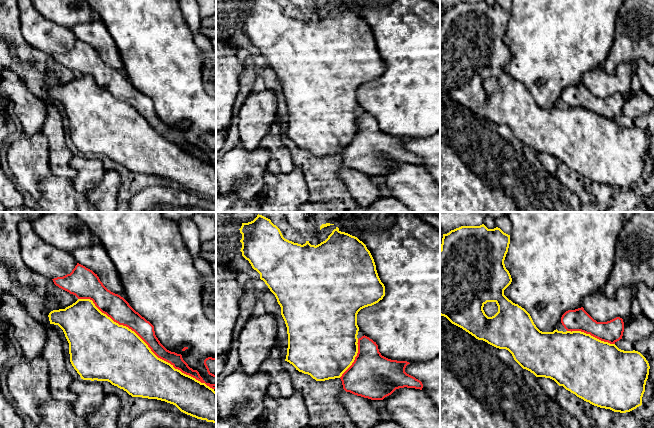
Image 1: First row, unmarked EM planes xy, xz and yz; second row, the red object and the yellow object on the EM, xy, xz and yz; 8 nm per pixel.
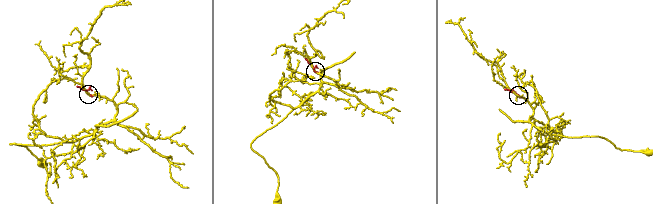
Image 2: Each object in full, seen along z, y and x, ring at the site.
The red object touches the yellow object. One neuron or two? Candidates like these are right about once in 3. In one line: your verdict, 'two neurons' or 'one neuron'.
two neurons

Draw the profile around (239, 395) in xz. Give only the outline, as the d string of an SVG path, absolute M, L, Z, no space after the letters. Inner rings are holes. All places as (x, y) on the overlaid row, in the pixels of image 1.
M241 369L216 382L216 406L219 418L234 417L239 424L251 424L257 421L264 410L264 398L271 377L269 374L257 371L252 375L245 374Z

